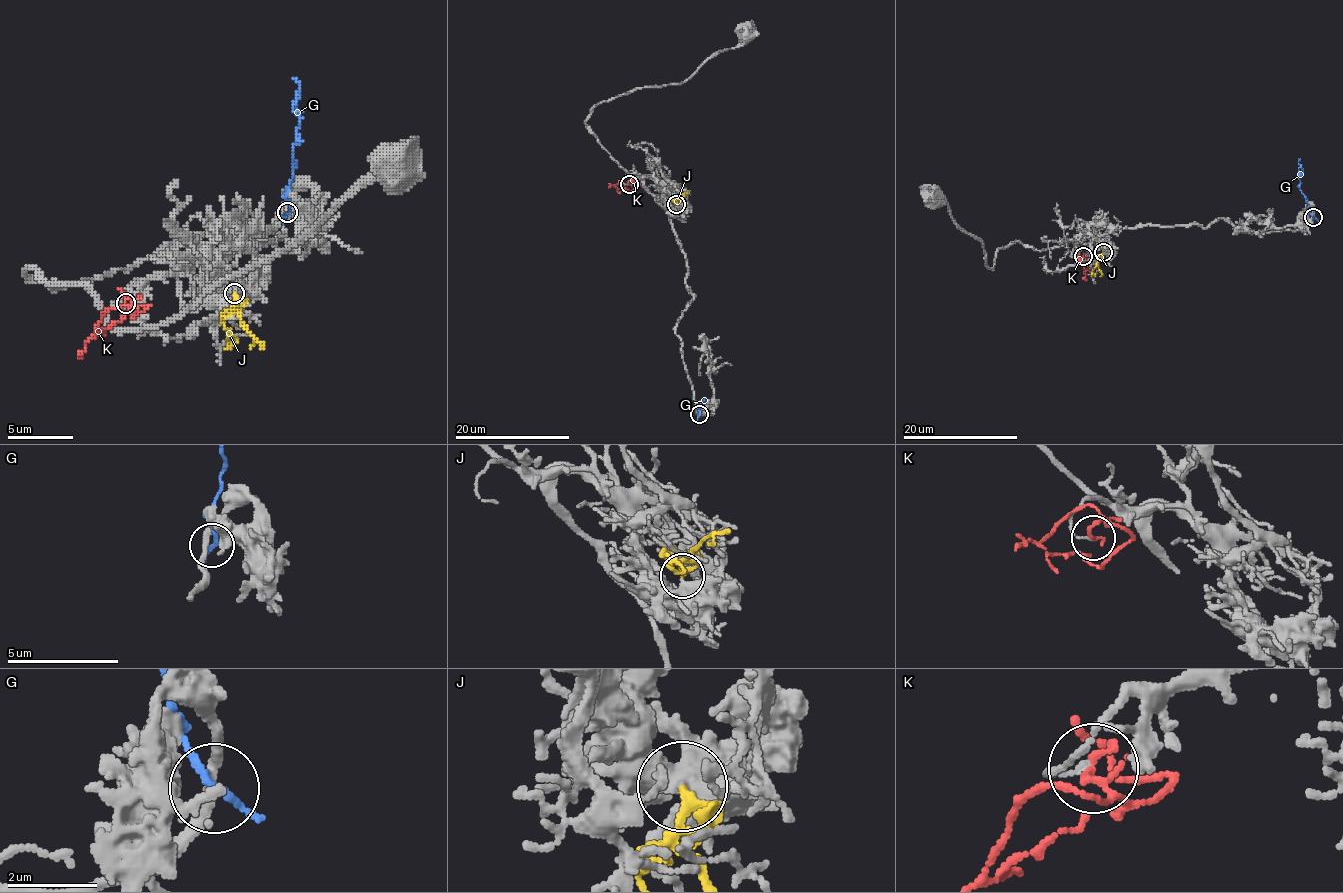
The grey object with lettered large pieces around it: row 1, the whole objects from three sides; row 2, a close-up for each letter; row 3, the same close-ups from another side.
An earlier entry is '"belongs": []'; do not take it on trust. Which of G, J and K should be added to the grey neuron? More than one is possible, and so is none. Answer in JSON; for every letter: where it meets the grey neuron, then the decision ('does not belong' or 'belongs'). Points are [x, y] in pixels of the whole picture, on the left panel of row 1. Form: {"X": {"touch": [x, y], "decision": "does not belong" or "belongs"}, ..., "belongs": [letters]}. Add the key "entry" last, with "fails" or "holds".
{"G": {"touch": [287, 212], "decision": "does not belong"}, "J": {"touch": [234, 293], "decision": "belongs"}, "K": {"touch": [126, 303], "decision": "does not belong"}, "belongs": ["J"], "entry": "fails"}

